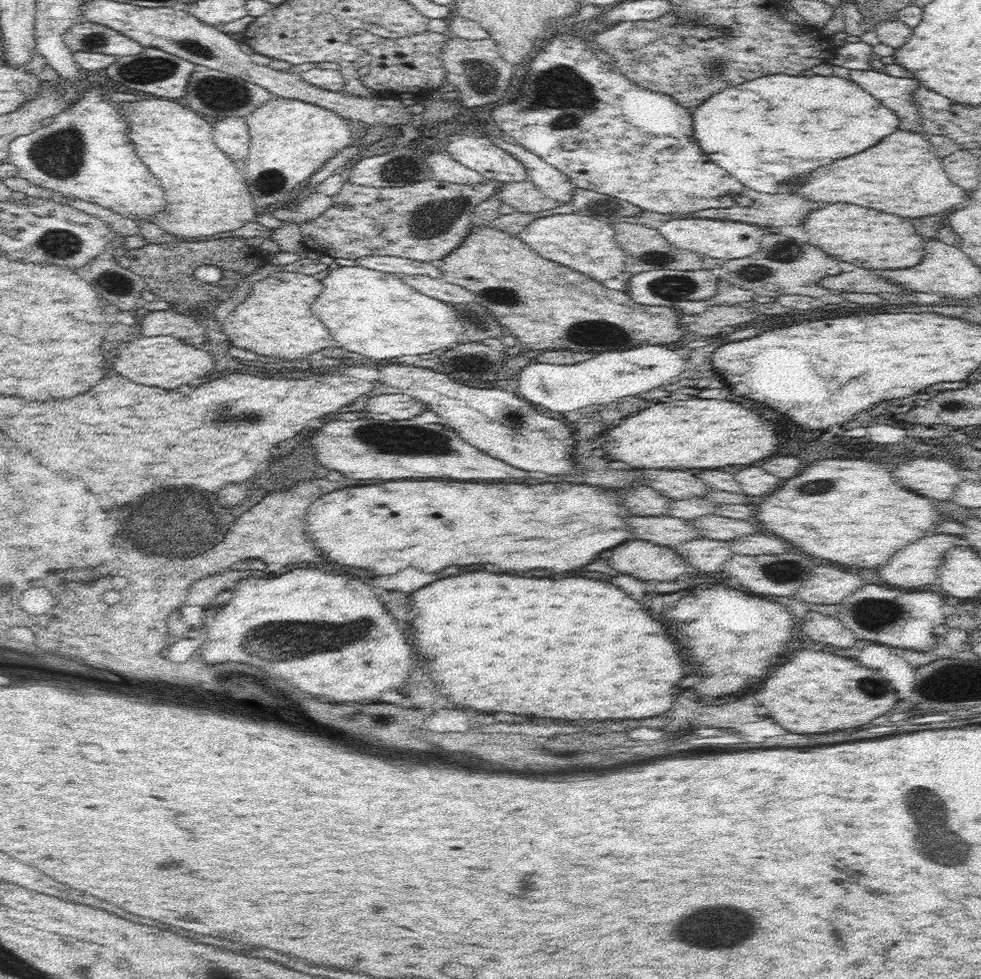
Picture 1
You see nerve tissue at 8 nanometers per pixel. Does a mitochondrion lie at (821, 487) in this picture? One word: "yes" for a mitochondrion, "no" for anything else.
yes

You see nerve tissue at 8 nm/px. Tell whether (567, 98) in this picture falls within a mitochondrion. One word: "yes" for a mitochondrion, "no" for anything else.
yes

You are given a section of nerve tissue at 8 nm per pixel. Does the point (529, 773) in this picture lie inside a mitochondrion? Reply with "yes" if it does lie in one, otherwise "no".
no

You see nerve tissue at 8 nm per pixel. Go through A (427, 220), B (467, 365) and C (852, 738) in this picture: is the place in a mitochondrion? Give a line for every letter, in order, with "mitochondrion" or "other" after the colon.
A: mitochondrion
B: other
C: other

